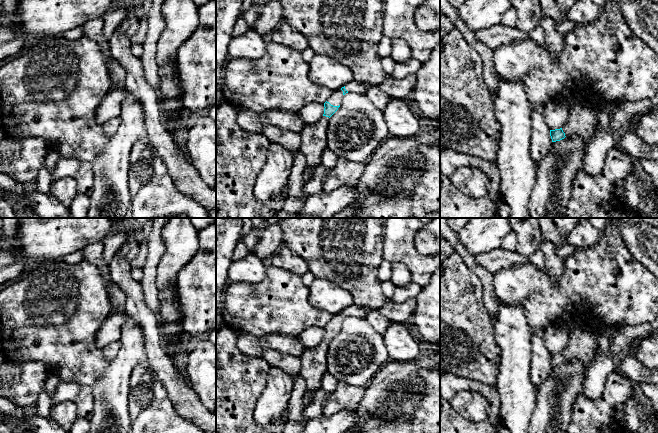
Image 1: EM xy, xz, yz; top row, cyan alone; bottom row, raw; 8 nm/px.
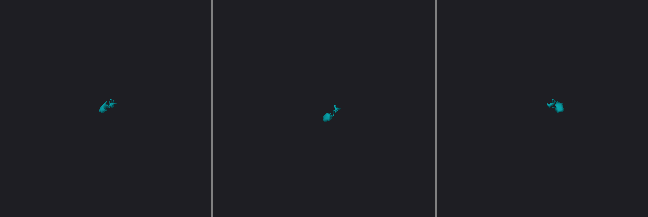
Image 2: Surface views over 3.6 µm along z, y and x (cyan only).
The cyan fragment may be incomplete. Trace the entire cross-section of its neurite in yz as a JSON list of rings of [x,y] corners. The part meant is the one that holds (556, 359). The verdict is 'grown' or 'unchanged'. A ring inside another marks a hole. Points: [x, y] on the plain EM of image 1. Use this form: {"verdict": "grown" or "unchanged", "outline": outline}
{"verdict": "grown", "outline": [[[579,325],[569,328],[569,342],[560,352],[550,354],[552,366],[567,361],[579,360],[589,367],[597,358],[598,345],[595,336],[589,329]]]}

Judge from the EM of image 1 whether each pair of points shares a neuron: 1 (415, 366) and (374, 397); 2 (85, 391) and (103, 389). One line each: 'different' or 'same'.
1: same
2: different

